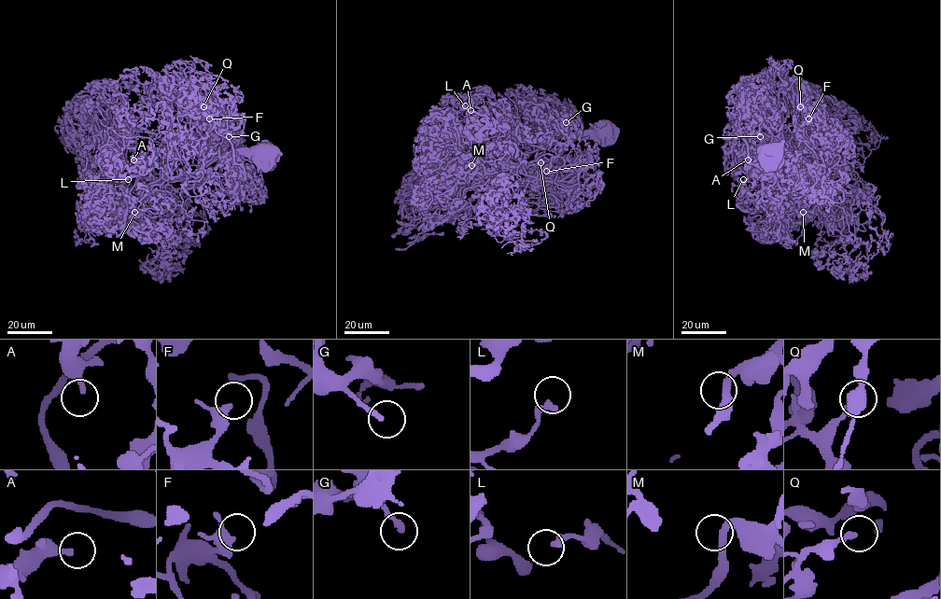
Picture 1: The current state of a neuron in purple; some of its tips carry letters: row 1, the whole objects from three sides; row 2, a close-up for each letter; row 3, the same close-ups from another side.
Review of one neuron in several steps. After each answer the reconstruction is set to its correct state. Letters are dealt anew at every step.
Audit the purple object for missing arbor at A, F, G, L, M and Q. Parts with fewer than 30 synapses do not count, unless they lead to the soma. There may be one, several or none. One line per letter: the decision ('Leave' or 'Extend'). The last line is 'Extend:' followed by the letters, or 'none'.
A: Leave
F: Leave
G: Leave
L: Leave
M: Leave
Q: Leave
Extend: none

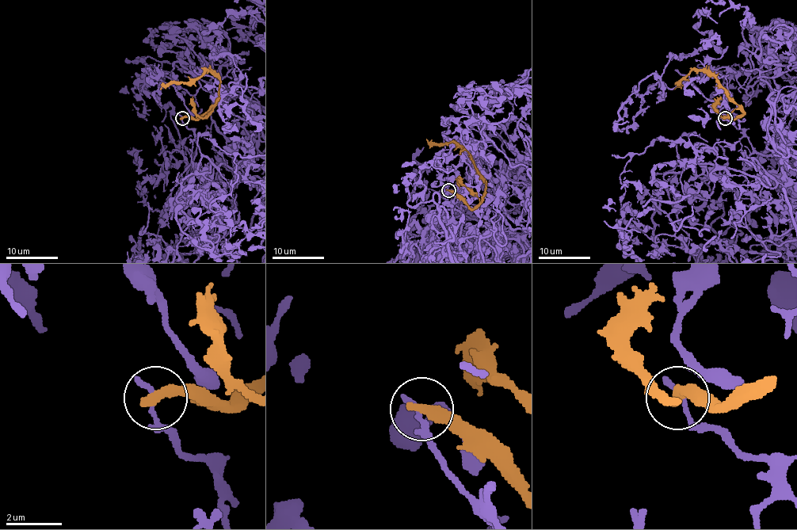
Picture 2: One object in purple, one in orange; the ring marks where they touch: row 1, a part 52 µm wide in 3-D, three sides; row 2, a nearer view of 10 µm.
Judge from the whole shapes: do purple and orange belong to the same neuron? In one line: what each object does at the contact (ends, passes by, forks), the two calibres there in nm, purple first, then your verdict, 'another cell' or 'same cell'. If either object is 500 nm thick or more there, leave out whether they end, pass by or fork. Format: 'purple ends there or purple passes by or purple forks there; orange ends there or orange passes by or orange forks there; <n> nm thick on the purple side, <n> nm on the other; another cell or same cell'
purple ends there; orange ends there; 220 nm thick on the purple side, 400 nm on the other; another cell

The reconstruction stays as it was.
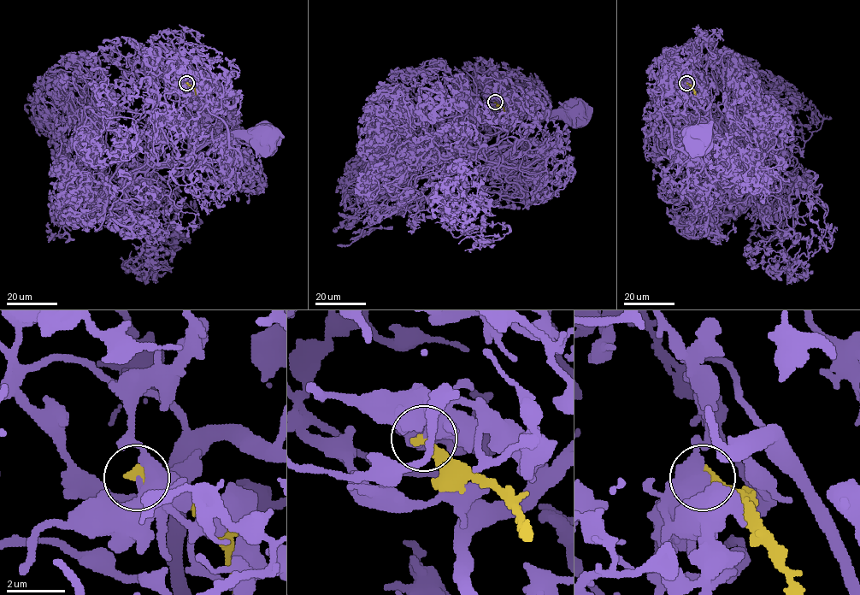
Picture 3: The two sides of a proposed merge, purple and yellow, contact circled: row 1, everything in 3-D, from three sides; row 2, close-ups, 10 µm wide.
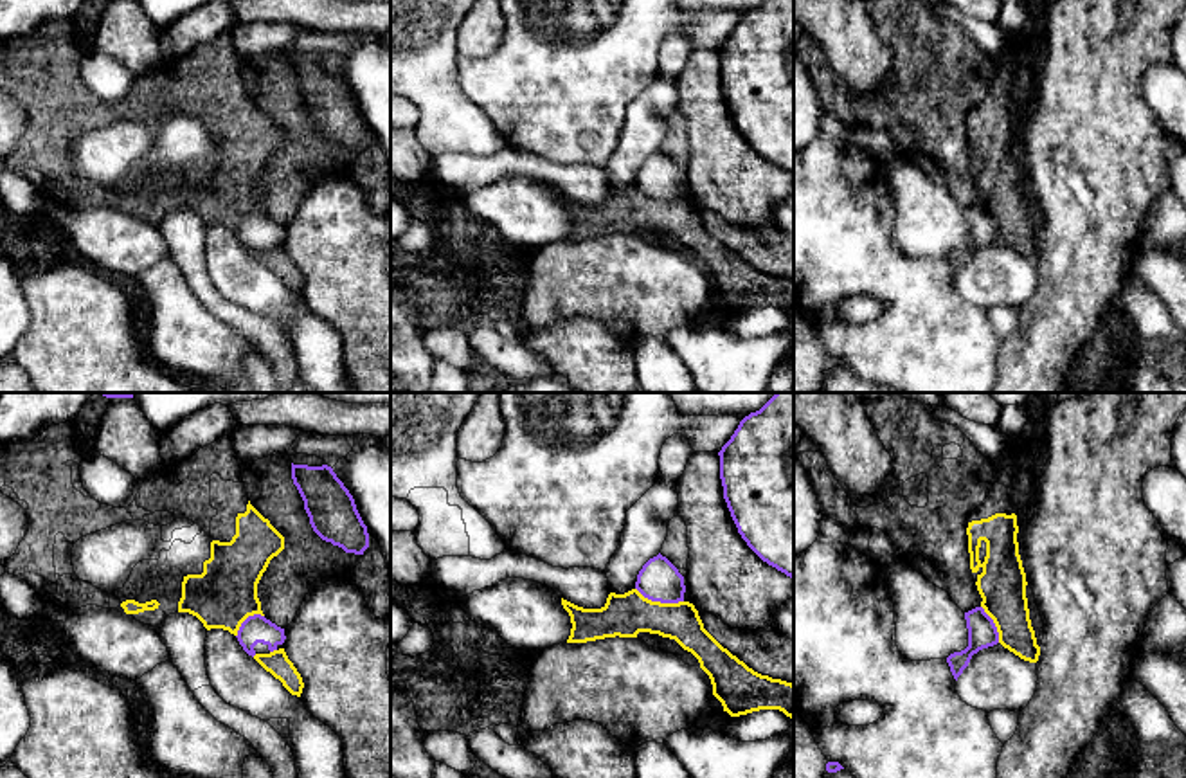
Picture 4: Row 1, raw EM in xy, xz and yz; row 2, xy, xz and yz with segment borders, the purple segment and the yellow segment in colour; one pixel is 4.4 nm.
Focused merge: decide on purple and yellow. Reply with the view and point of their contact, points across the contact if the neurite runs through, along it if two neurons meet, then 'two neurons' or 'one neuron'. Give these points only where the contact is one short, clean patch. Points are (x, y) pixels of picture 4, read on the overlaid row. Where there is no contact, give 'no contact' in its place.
contact xz (659, 600); border xz (636, 588), (652, 600), (682, 602); two neurons

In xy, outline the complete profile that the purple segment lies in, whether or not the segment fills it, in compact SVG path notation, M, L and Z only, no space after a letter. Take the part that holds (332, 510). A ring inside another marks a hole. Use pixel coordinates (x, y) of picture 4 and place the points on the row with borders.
M292 463L292 479L304 501L313 531L346 553L364 555L369 547L367 526L333 468Z

